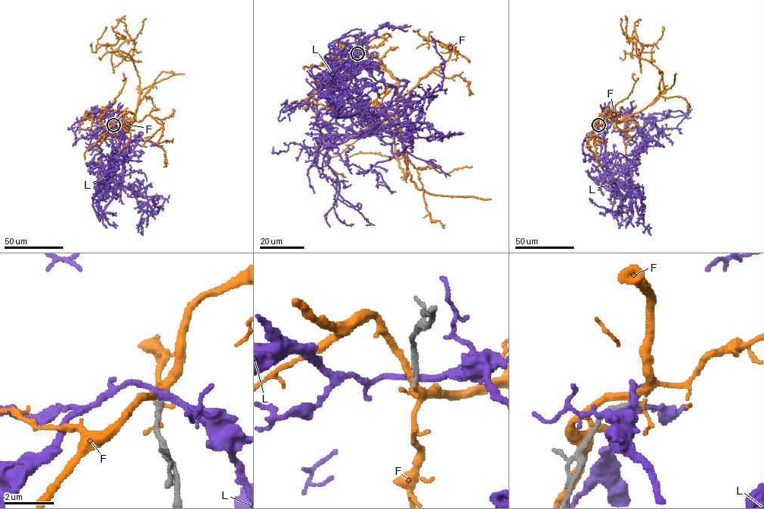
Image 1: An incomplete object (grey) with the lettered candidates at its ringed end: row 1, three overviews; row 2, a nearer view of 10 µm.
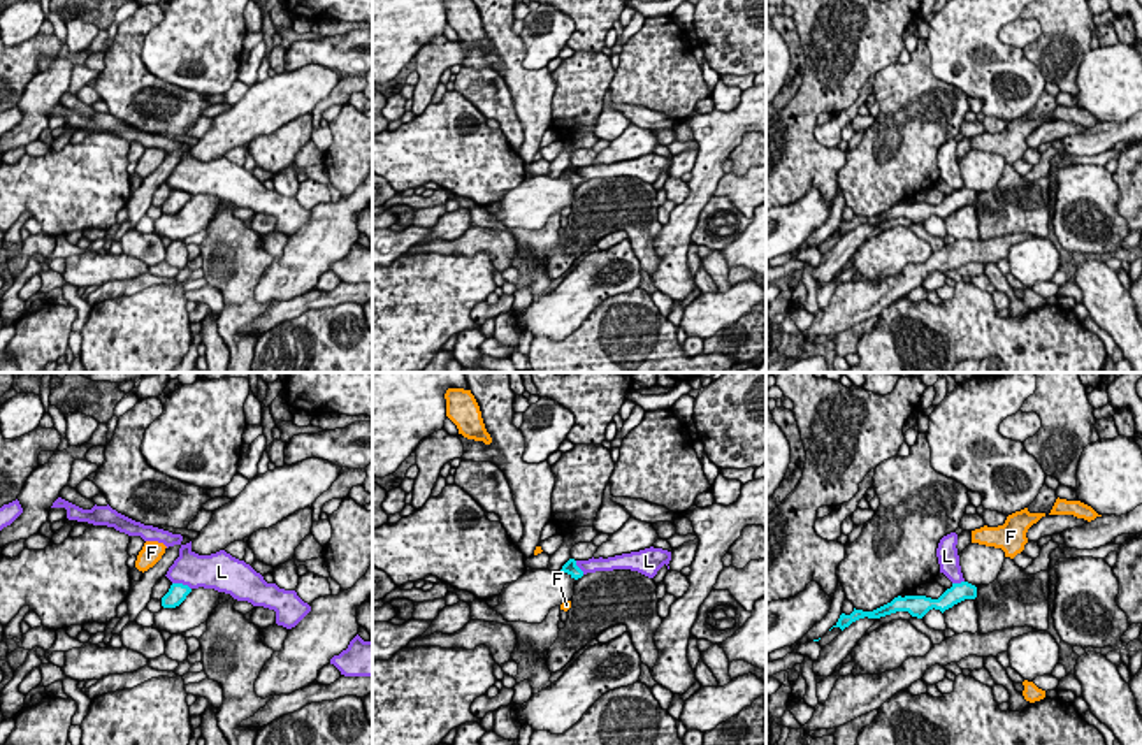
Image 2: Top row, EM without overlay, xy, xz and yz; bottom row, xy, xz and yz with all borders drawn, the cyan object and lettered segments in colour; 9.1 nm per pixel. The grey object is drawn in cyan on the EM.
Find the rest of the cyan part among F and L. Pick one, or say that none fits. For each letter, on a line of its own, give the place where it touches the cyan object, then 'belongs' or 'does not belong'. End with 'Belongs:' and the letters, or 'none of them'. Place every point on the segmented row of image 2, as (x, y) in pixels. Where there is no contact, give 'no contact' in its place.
F: no contact; does not belong
L: contact xy (181, 584); does not belong
Belongs: none of them

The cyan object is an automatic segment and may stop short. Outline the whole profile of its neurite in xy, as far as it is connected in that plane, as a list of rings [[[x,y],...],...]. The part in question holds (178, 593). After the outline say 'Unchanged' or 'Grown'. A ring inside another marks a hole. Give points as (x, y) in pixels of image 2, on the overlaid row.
[[[172,583],[169,592],[162,597],[163,608],[176,608],[179,606],[186,596],[192,592],[188,585],[183,583]]]. Unchanged

